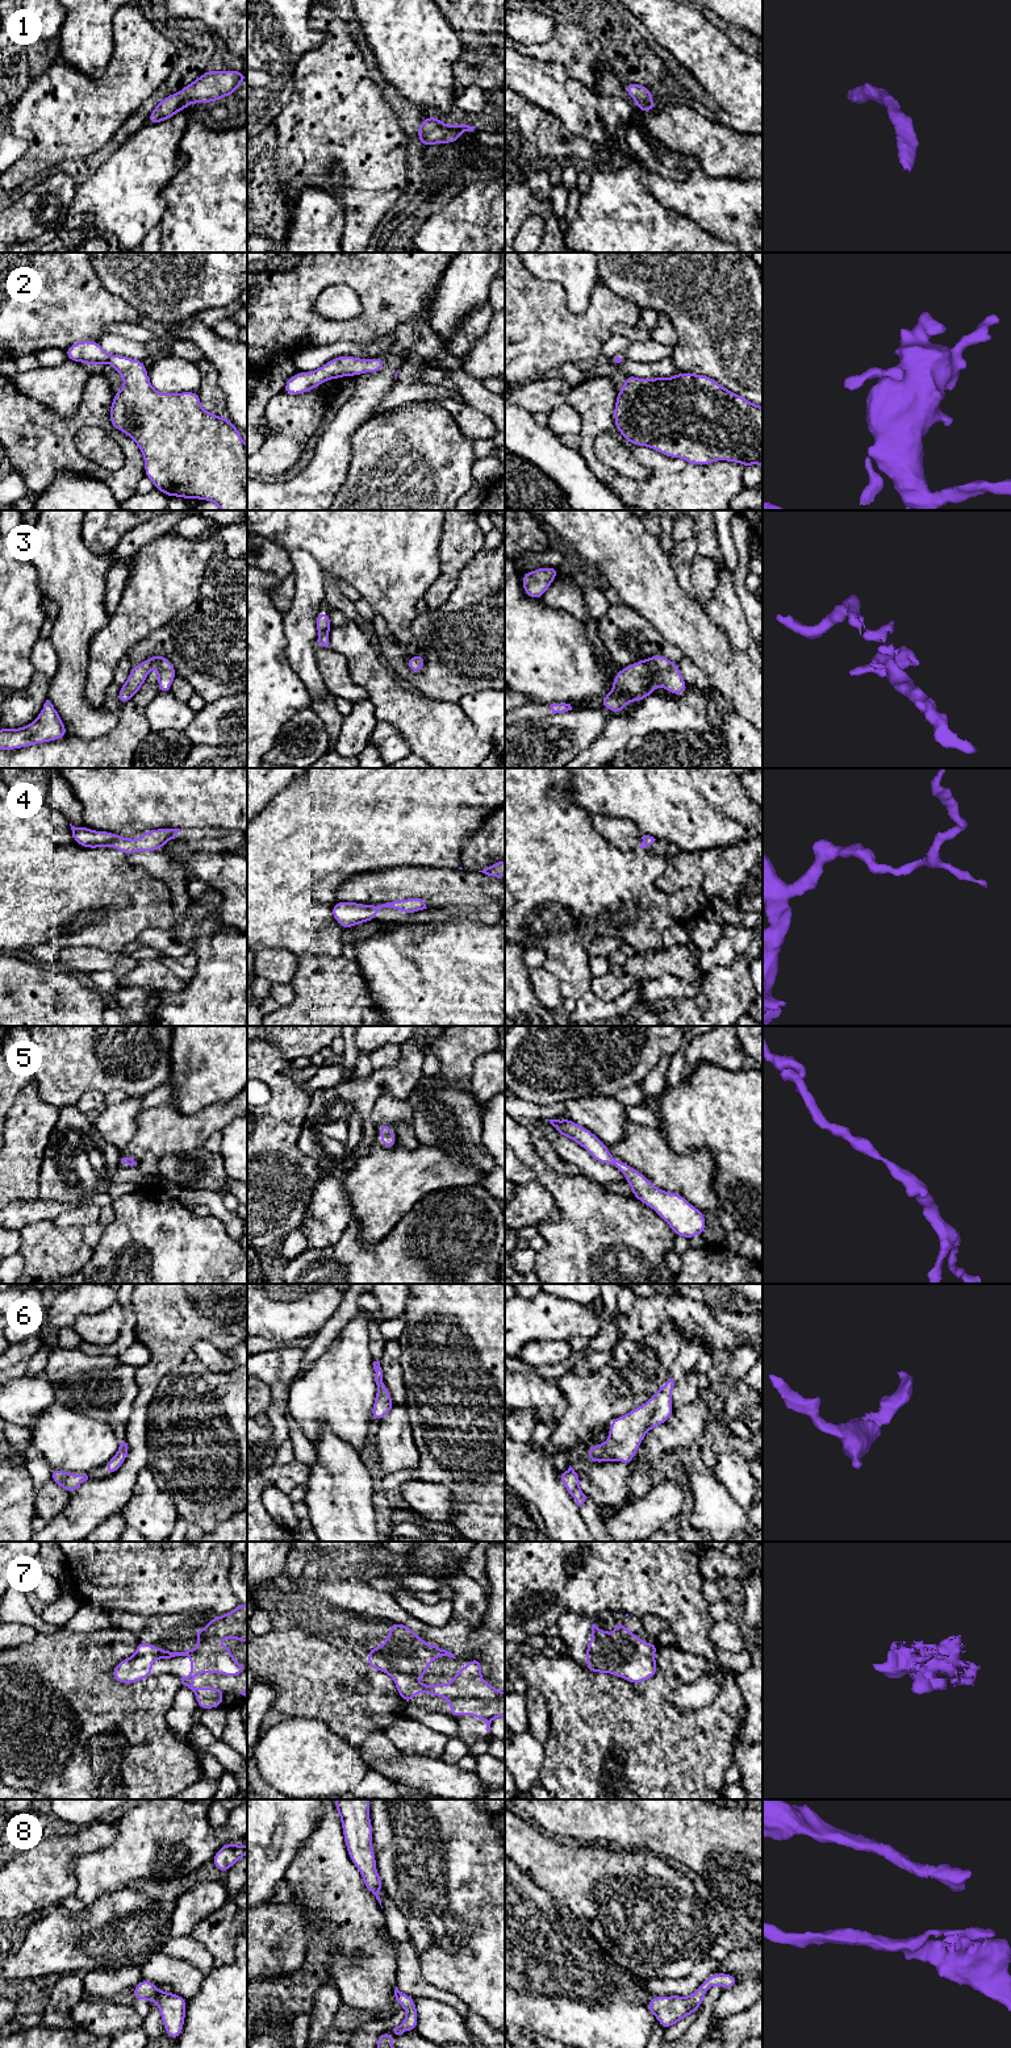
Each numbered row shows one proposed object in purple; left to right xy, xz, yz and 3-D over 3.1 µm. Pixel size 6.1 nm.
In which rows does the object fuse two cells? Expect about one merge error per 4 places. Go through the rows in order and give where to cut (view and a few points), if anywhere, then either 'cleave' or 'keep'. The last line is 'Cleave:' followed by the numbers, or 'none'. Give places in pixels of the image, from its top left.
1: no cut | keep
2: no cut | keep
3: no cut | keep
4: no cut | keep
5: no cut | keep
6: no cut | keep
7: no cut | keep
8: no cut | keep
Cleave: none

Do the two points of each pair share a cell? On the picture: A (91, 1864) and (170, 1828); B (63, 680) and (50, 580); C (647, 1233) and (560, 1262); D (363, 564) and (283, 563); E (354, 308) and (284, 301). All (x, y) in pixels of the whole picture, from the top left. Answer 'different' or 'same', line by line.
A: same
B: same
C: same
D: different
E: different

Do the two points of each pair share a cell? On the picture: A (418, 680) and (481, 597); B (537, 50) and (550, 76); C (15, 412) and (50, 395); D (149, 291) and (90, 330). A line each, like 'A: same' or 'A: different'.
A: same
B: different
C: different
D: different

